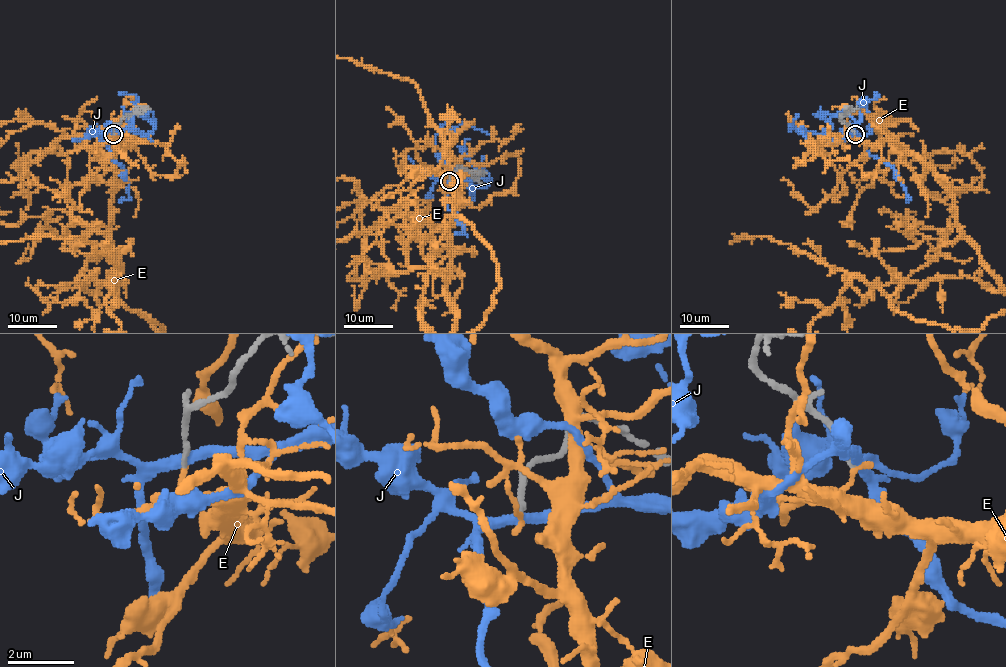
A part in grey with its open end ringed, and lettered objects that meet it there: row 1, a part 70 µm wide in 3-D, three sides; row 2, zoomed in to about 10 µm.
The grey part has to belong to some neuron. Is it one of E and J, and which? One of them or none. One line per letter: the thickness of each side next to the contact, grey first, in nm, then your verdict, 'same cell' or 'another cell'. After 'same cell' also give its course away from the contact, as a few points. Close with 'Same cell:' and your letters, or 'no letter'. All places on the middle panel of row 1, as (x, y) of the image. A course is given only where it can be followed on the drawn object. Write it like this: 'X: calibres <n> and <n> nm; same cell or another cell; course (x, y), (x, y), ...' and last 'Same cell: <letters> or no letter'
E: calibres 150 and 160 nm; another cell
J: calibres 160 and 320 nm; another cell
Same cell: no letter

